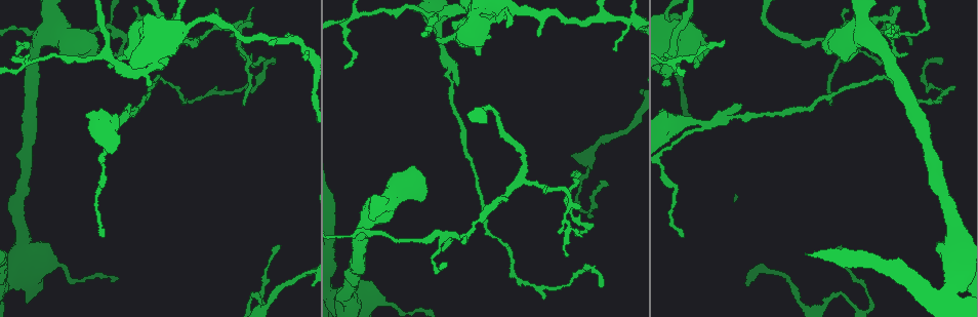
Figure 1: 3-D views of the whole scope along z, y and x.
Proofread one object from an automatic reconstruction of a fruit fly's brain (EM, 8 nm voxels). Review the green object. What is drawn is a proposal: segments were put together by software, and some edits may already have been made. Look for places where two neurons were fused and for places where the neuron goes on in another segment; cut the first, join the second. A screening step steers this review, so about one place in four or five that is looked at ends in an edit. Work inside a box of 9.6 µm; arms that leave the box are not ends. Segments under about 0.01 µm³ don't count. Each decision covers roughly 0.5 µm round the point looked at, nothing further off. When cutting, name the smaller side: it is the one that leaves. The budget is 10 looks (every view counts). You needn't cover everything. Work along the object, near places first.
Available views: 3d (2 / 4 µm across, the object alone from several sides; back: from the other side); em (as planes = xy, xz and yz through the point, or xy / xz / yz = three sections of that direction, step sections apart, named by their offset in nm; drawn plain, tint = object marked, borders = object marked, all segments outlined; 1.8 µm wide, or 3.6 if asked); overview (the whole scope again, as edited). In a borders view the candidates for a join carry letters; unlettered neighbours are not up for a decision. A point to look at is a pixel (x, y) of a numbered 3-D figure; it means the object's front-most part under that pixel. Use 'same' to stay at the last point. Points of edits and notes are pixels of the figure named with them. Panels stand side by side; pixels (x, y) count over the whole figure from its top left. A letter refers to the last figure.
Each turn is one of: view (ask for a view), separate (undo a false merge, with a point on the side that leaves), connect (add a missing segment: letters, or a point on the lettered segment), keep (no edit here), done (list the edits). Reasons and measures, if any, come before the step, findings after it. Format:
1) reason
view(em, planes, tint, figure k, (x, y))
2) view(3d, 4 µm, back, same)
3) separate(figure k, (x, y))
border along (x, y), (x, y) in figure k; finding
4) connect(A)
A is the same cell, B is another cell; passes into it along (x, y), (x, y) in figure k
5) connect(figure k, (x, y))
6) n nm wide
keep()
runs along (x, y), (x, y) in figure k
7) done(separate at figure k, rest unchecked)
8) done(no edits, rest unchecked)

tapers out
view(em, 3.6 µm, xy, step 4, tint, figure 1, (849, 9))

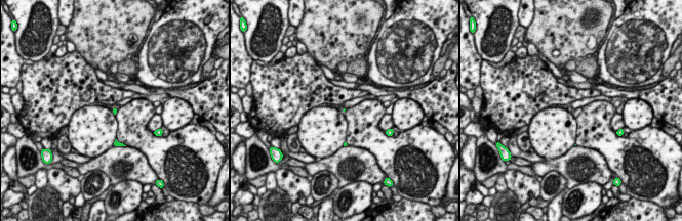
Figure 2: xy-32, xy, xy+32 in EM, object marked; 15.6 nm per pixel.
view(em, 3.6 µm, planes, tint, same)

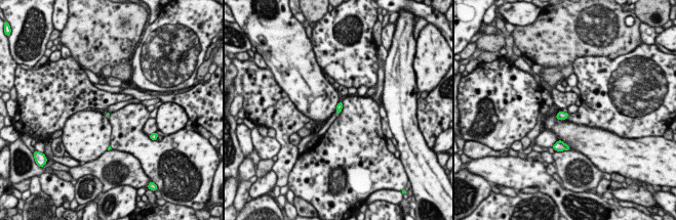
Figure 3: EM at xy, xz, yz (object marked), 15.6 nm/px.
view(em, 3.6 µm, planes, borders, same)

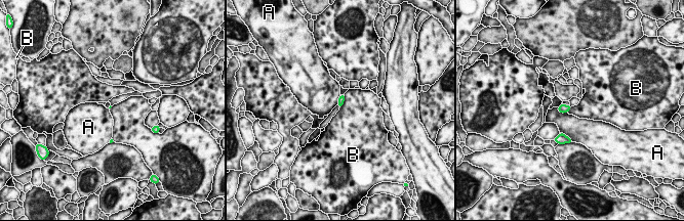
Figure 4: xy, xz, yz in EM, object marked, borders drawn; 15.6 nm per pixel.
B touches over 220 nm
keep()
A and B are other cells; none of them fits

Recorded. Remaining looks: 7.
branch stops here
view(3d, 4 µm, figure 1, (707, 36))

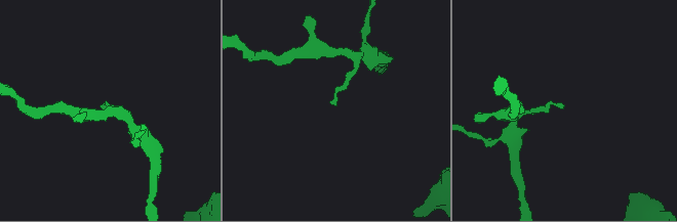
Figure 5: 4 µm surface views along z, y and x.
shape alone is not enough
view(em, 3.6 µm, planes, borders, figure 5, (102, 107))

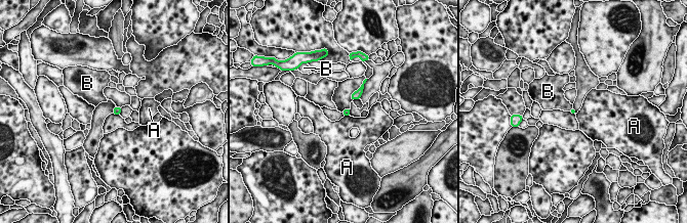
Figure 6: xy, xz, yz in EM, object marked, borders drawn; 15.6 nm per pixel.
keep()
A and B are other cells; border along (345, 115), (349, 116) in figure 6; none of them fits

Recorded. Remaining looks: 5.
an open end
view(3d, 4 µm, figure 1, (831, 105))

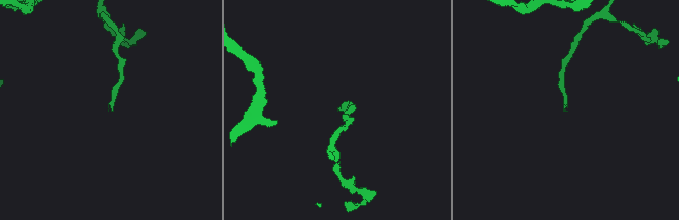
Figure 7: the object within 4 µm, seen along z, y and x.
shape alone is not enough
view(em, planes, borders, figure 7, (565, 111))

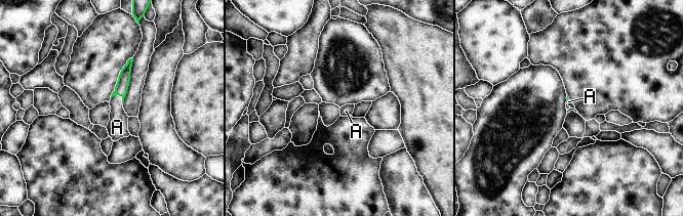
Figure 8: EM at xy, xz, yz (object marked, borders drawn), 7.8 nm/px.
connect(A)
A is the same cell; passes into it along (123, 80), (120, 94), (117, 126) in figure 8; it goes on there

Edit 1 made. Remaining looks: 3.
done(connect at figure 8, rest unchecked)

